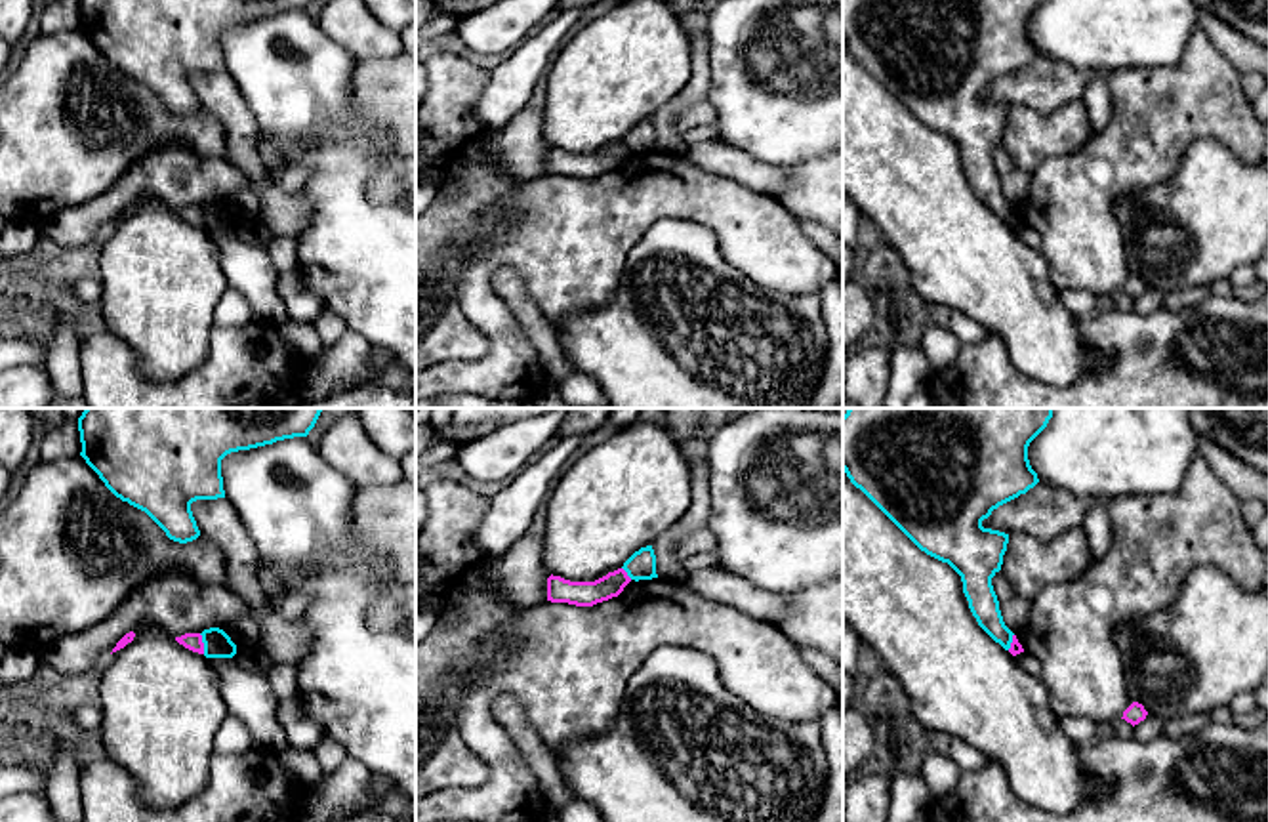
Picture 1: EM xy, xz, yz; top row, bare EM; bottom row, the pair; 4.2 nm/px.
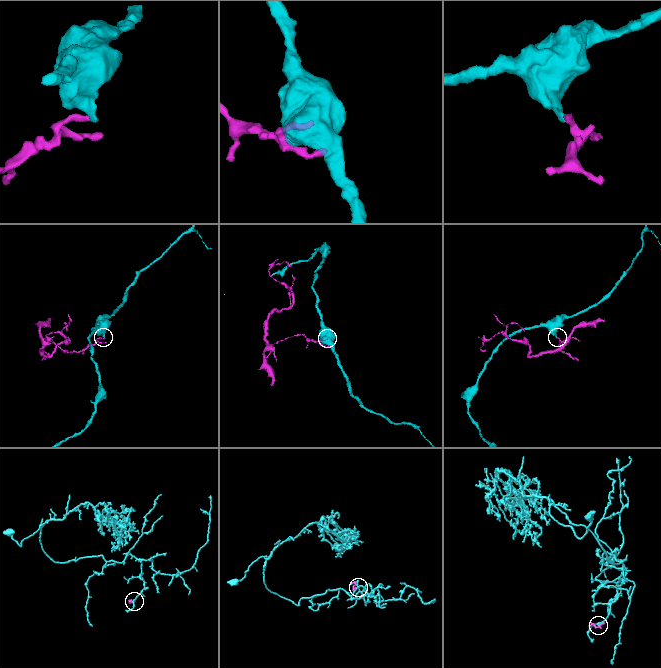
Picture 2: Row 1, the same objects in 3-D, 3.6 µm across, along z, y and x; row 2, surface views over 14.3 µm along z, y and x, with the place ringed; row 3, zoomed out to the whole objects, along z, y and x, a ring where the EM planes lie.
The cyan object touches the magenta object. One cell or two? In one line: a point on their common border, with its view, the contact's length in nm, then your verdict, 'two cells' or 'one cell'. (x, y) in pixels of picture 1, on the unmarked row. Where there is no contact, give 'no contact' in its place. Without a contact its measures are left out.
contact xy (203, 214); length 90 nm; two cells

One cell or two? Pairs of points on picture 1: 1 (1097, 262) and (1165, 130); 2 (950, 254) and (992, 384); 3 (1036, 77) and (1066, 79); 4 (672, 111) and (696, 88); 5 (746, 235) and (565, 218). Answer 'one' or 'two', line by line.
1: one
2: two
3: one
4: one
5: one

